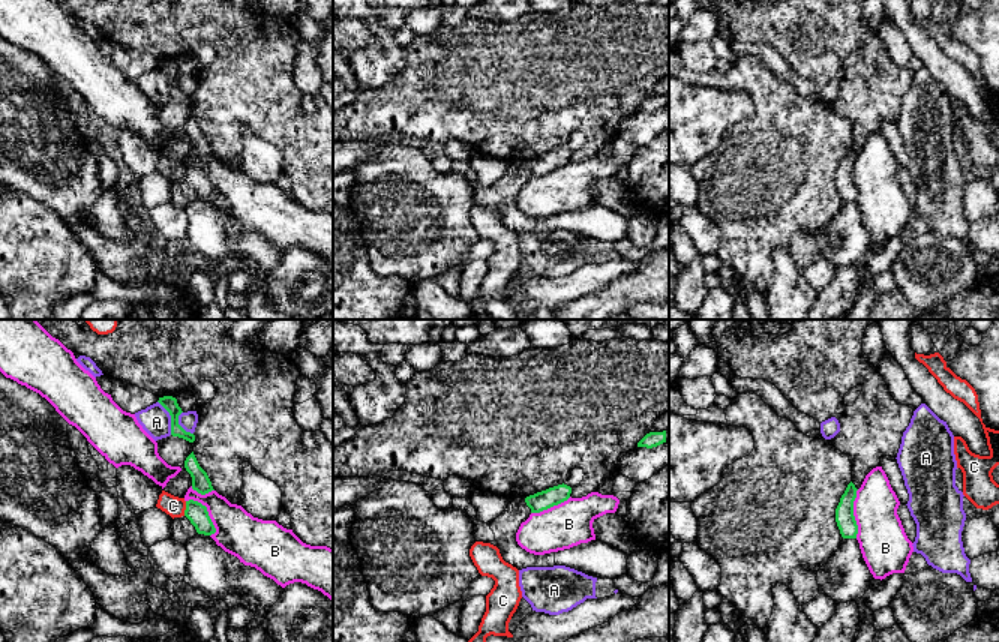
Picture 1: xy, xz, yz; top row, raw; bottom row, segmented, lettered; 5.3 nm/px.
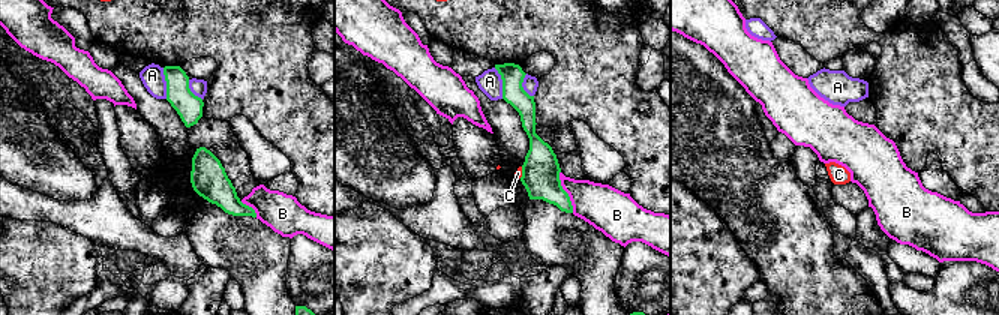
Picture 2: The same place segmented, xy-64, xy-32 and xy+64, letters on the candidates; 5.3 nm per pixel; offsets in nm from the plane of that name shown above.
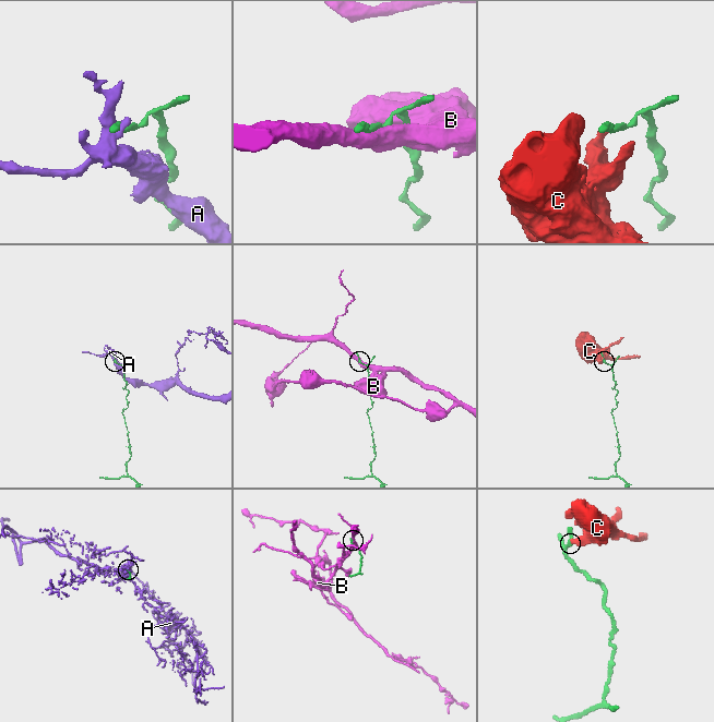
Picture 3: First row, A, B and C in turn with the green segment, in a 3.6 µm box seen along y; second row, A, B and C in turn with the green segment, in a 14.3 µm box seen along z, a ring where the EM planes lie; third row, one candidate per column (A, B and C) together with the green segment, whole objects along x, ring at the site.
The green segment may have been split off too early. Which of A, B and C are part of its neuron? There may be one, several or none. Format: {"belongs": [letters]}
{"belongs": []}

